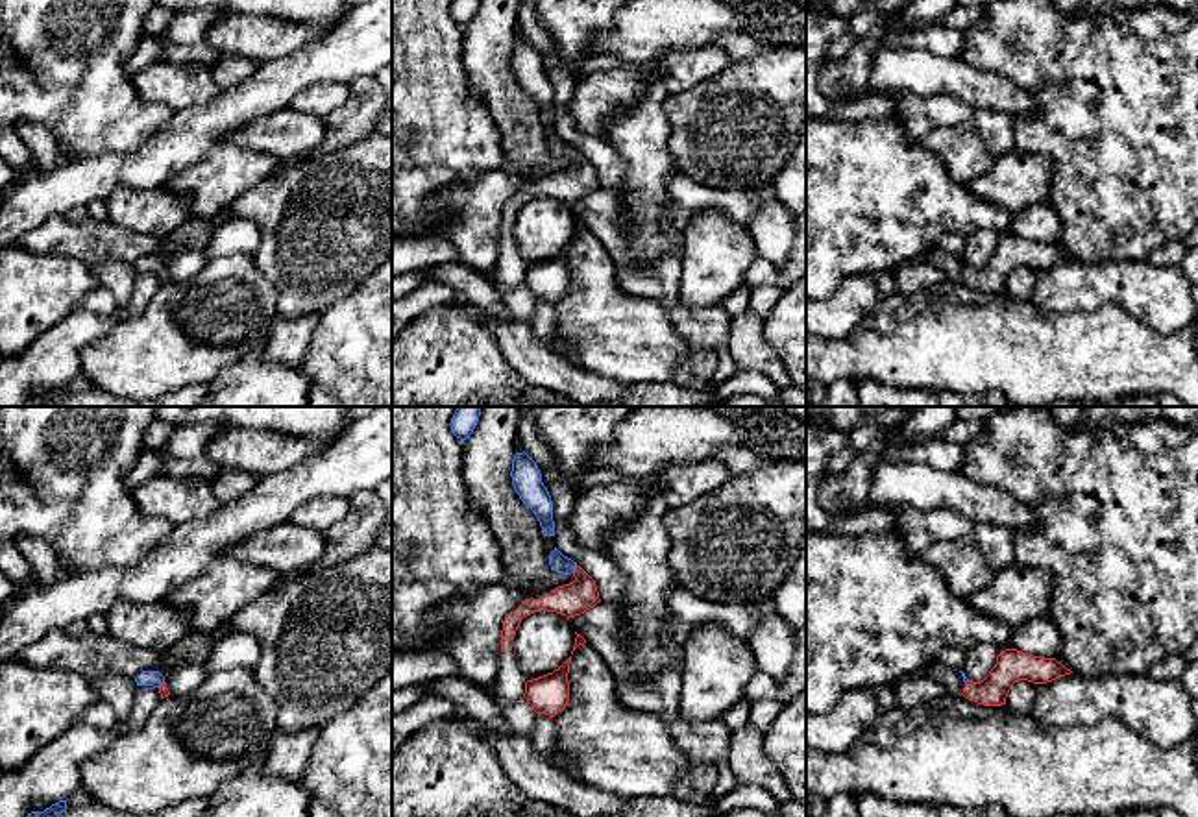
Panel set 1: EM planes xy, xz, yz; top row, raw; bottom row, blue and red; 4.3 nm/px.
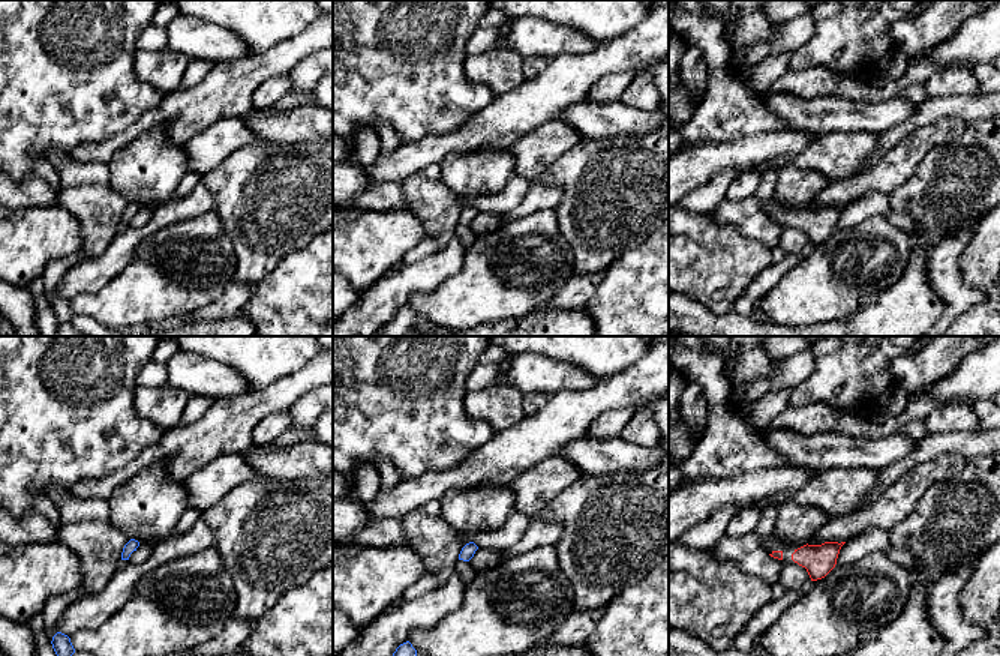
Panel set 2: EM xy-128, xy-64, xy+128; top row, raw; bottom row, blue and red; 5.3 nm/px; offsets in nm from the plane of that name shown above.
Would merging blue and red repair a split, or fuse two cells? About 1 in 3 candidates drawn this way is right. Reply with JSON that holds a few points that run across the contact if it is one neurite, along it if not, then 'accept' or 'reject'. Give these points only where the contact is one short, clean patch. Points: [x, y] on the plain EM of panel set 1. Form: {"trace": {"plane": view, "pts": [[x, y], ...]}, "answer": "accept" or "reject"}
{"trace": {"plane": "xz", "pts": [[557, 146], [574, 156], [579, 178], [572, 185]]}, "answer": "accept"}

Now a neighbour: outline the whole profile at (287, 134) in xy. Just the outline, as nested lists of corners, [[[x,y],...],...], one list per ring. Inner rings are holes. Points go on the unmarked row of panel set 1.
[[[294,111],[272,113],[238,129],[229,142],[255,148],[279,161],[294,161],[316,153],[327,139],[324,118]]]

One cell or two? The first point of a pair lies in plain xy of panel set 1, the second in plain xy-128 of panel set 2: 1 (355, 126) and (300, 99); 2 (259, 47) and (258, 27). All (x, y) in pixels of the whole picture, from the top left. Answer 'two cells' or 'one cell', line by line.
1: one cell
2: two cells

